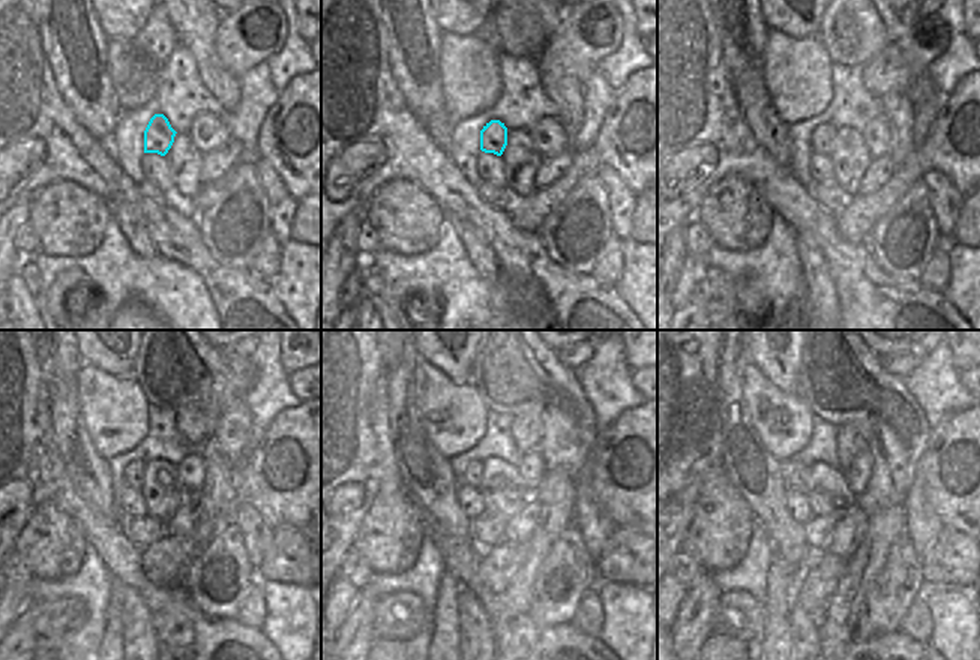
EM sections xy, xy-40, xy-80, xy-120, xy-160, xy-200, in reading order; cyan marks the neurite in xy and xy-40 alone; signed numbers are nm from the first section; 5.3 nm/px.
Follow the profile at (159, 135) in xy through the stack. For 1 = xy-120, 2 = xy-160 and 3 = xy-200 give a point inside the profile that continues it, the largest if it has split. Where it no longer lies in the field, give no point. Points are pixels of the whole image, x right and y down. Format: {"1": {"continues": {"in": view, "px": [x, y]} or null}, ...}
{"1": {"continues": {"in": "xy-120", "px": [135, 473]}}, "2": {"continues": {"in": "xy-160", "px": [471, 474]}}, "3": {"continues": {"in": "xy-200", "px": [797, 479]}}}

